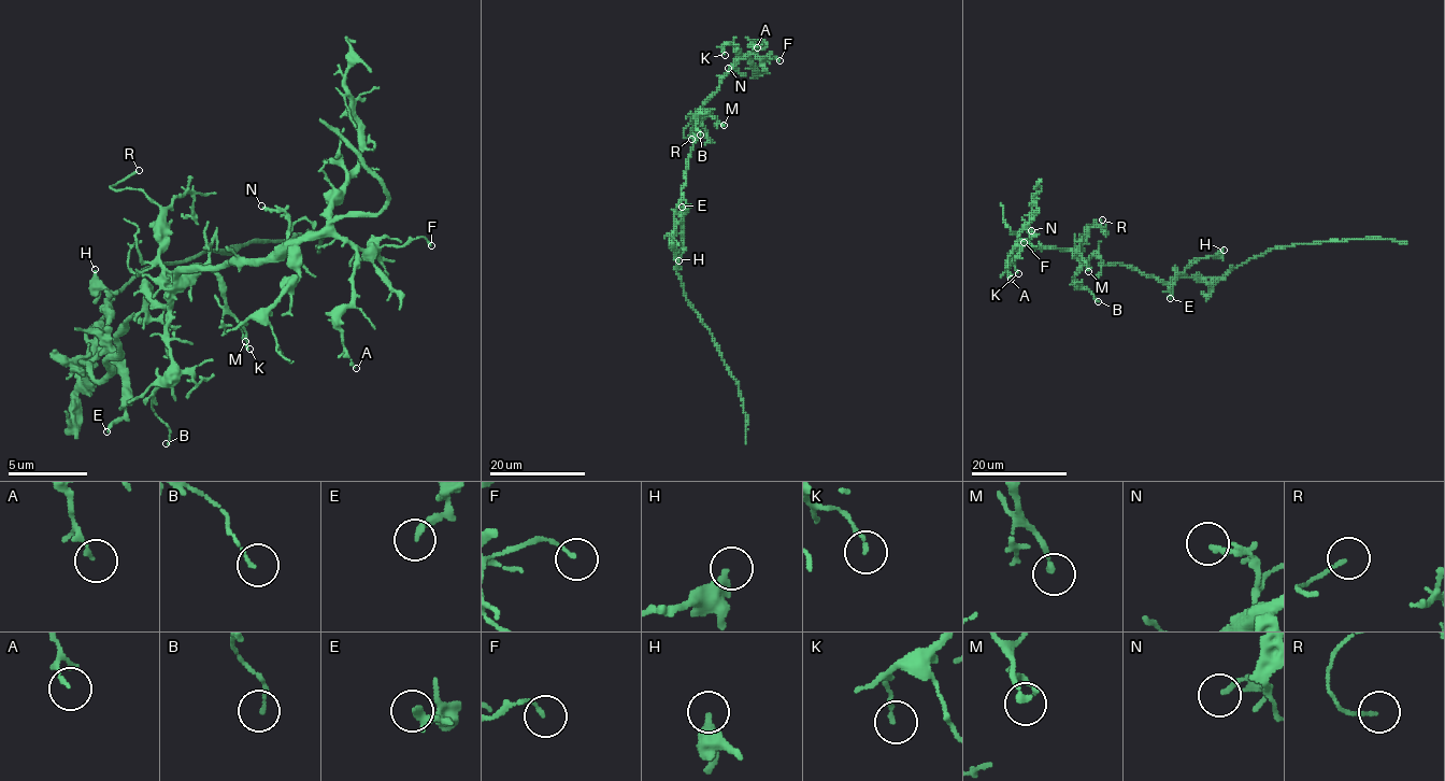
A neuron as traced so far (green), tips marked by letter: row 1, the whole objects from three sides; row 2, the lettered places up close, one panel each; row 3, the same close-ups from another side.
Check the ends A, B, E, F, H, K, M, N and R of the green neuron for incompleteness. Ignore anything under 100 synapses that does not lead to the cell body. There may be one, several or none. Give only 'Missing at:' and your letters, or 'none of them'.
Missing at: none of them

